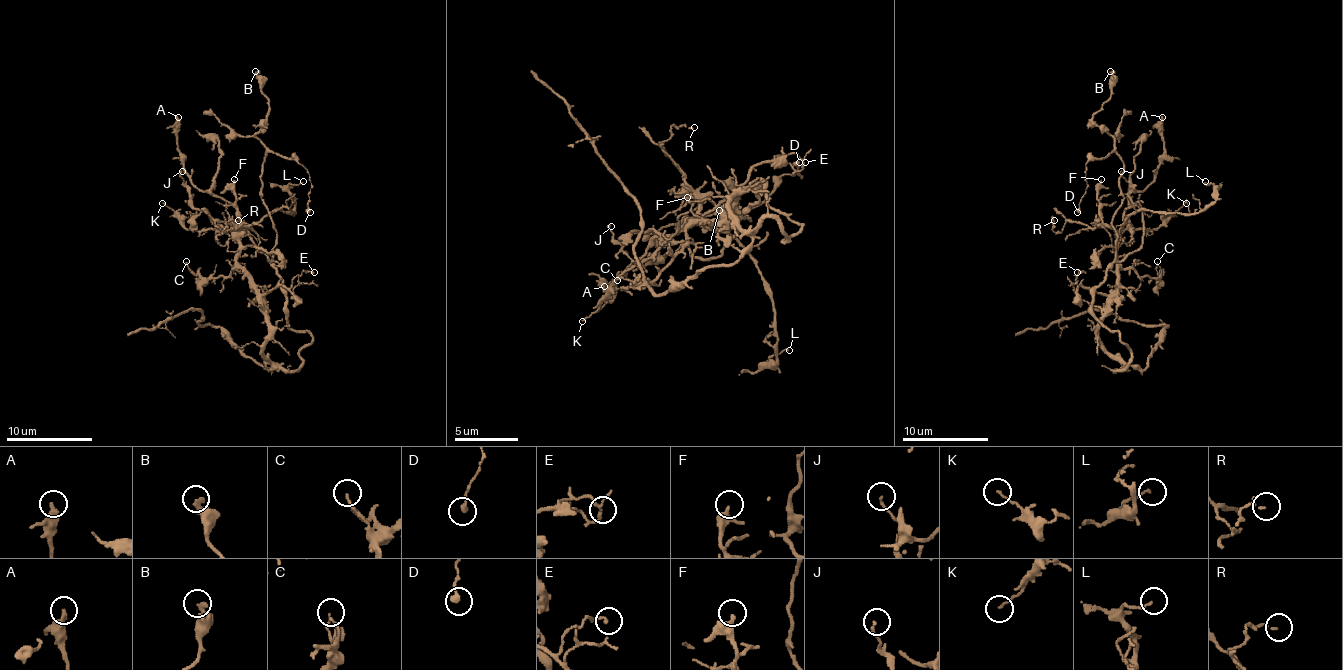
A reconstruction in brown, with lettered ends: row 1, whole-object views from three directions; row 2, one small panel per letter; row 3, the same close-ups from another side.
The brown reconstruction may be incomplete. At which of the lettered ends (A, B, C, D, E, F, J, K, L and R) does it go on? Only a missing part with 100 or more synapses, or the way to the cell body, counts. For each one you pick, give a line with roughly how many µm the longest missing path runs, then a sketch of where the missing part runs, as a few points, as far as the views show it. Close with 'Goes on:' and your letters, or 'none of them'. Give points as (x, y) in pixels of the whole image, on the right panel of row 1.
Goes on: none of them

